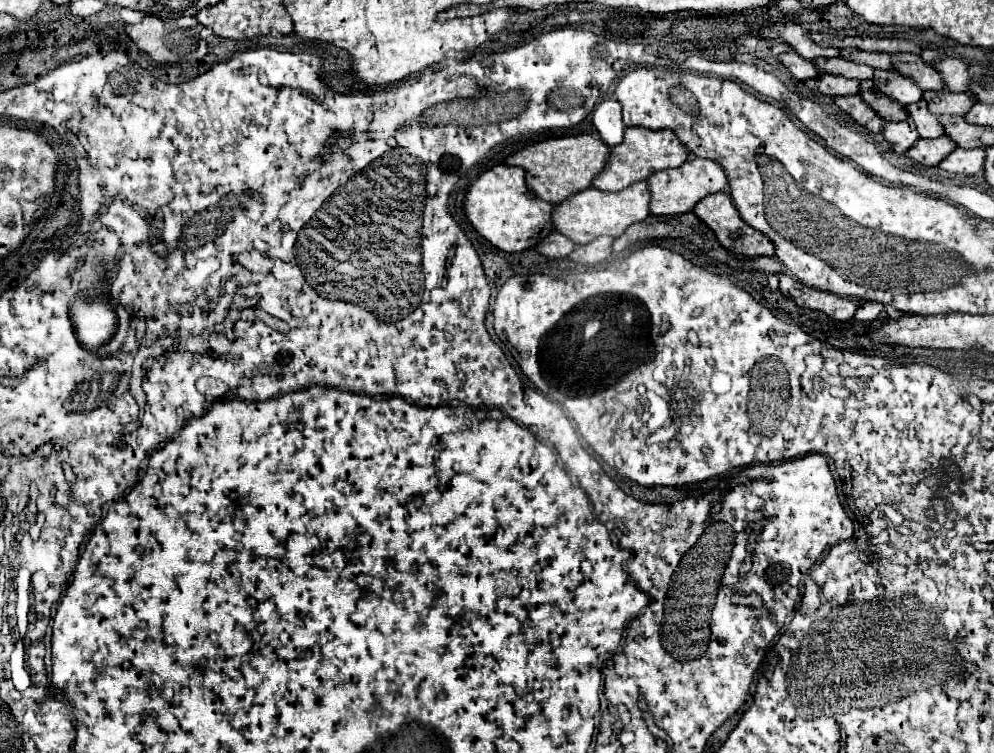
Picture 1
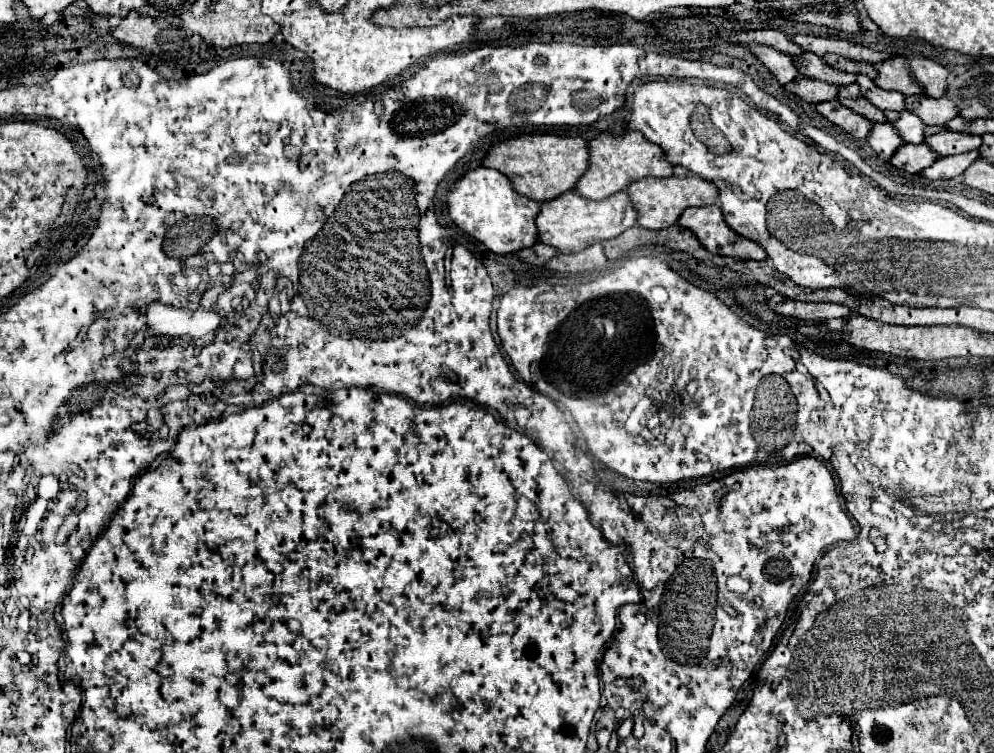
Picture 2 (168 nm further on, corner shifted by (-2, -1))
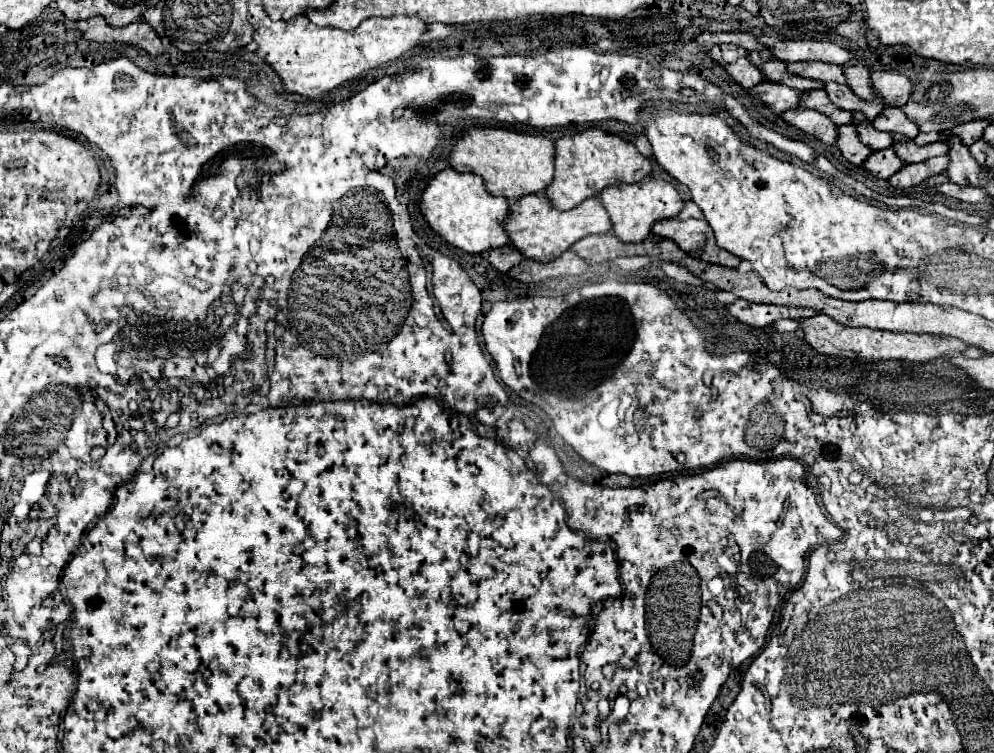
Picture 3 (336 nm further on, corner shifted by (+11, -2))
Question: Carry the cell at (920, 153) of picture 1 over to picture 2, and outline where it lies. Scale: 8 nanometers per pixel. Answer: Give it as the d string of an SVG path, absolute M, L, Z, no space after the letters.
M919 143L919 145L901 145L897 149L897 153L891 157L891 165L897 167L897 169L905 169L907 173L919 173L923 171L925 167L933 165L937 159L935 153L929 153L929 149L925 149L925 143Z

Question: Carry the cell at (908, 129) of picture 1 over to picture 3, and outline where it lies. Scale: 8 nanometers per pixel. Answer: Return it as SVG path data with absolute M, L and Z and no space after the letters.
M844 124L838 128L838 142L836 146L840 148L840 152L844 154L844 158L856 166L864 164L864 160L872 154L872 150L868 150L868 146L862 146L860 138L856 138L856 128L854 124Z

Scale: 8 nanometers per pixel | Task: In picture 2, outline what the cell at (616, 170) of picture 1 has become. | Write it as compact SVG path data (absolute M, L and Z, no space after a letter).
M627 131L625 135L599 133L591 141L587 141L587 145L589 145L589 167L575 183L575 191L585 199L591 199L591 201L607 199L617 191L625 191L633 181L643 177L673 175L673 165L667 163L665 155L661 153L661 147L647 141L639 131Z

